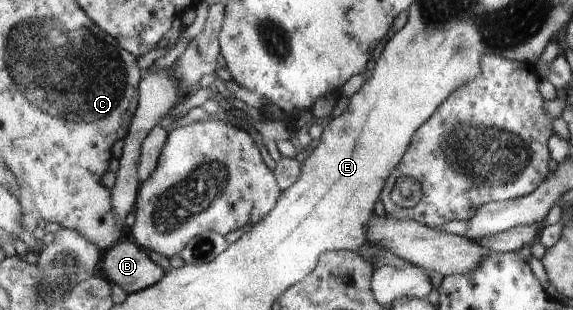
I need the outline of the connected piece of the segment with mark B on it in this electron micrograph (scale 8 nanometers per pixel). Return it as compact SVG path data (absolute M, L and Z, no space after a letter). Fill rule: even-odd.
M123 238L104 257L107 280L127 294L145 290L164 276L164 268L153 262L132 239Z

